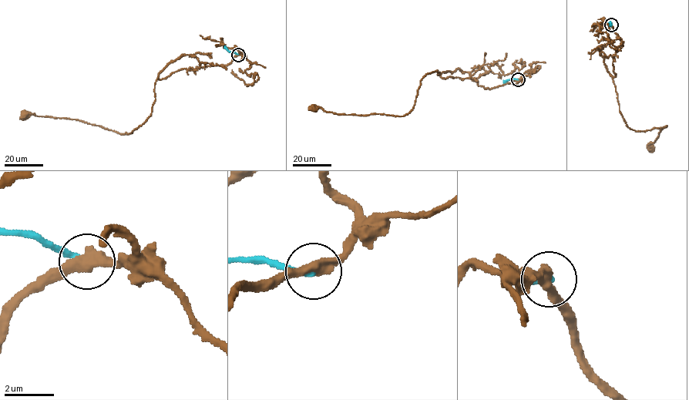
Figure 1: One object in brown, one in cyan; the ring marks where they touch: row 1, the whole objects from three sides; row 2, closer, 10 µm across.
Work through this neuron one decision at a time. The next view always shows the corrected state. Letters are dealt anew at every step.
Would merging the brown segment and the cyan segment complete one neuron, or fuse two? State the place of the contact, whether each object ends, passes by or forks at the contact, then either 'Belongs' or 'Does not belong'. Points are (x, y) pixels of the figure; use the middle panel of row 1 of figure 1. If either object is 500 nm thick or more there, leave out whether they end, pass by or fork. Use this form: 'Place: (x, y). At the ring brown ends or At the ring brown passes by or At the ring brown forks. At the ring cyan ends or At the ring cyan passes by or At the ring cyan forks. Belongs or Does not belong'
Place: (518, 79). At the ring brown passes by. At the ring cyan ends. Does not belong

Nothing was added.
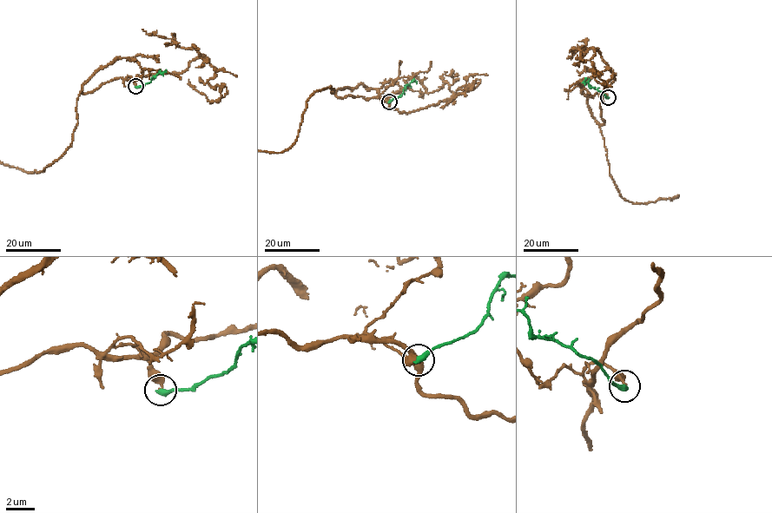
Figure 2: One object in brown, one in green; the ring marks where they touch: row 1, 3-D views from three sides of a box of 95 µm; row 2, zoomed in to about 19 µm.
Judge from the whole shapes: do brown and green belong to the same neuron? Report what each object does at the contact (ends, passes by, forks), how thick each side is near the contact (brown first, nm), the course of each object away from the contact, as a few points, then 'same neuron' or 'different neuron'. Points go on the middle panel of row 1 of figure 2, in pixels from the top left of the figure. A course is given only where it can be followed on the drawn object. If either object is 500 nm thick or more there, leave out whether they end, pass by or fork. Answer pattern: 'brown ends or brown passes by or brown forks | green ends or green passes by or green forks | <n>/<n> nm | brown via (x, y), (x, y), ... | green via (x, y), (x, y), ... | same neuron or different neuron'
brown ends | green ends | 360/400 nm | brown via (389, 101), (338, 97), (331, 86), (317, 90), (306, 102), (295, 141), (281, 152) | green via (389, 101), (400, 95), (404, 88), (413, 81), (417, 84) | different neuron

